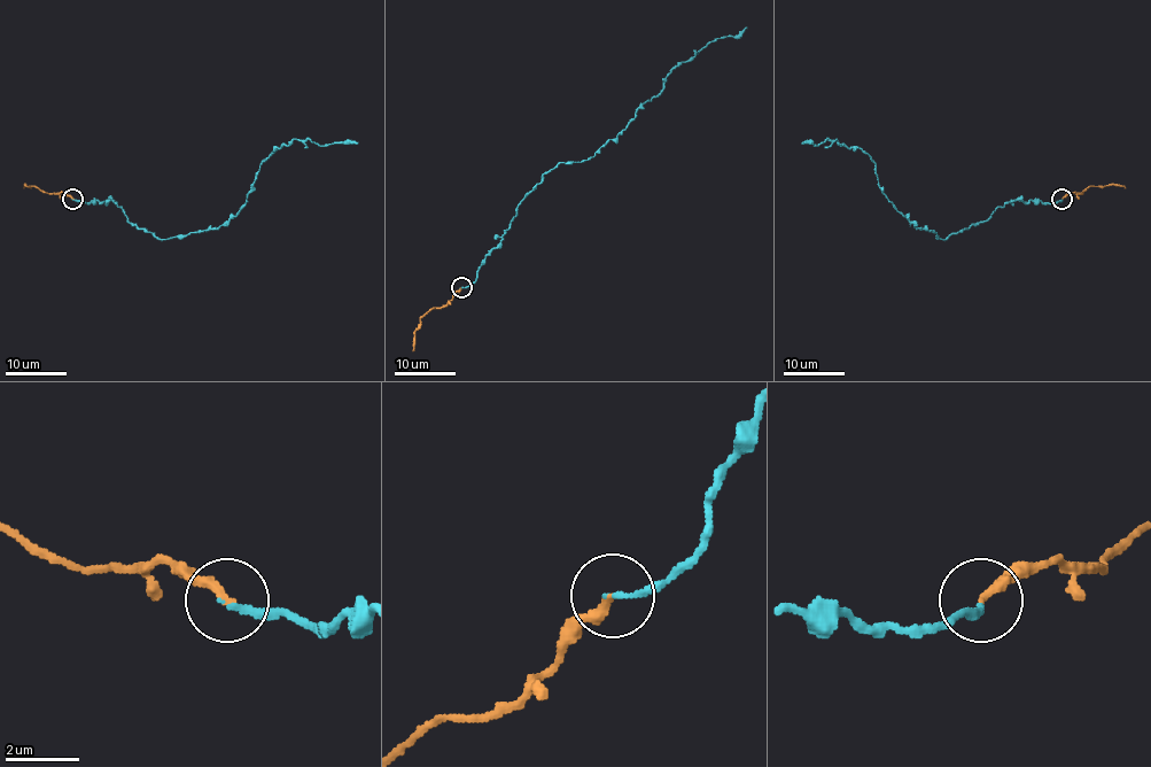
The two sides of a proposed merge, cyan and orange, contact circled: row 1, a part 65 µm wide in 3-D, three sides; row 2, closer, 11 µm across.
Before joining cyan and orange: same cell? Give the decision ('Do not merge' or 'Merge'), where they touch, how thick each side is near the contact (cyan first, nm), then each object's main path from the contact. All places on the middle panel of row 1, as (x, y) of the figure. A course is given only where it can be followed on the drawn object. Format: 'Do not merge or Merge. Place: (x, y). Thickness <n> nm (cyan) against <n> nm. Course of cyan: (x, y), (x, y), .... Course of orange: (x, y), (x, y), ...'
Merge. Place: (461, 287). Thickness 160 nm (cyan) against 260 nm. Course of cyan: (461, 287), (476, 278), (544, 173), (590, 160), (660, 92), (669, 72), (747, 26). Course of orange: (461, 287), (444, 305), (430, 309), (420, 319), (412, 351)

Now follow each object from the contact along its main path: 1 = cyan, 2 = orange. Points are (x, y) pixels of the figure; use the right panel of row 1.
1: (1062, 198), (1015, 200), (940, 239), (917, 229), (888, 200), (876, 164), (860, 148), (837, 139), (801, 141)
2: (1062, 198), (1094, 186), (1126, 187)

